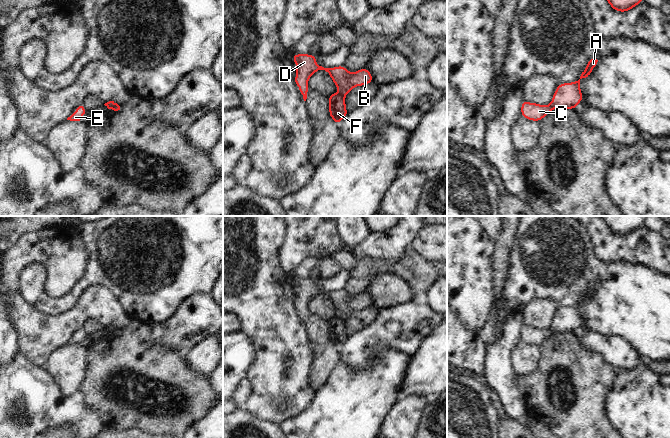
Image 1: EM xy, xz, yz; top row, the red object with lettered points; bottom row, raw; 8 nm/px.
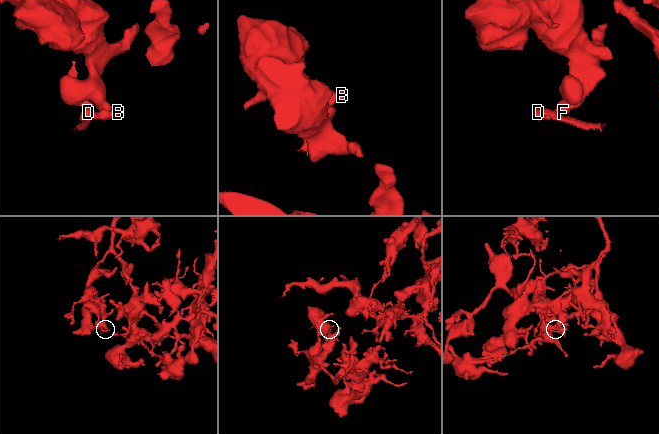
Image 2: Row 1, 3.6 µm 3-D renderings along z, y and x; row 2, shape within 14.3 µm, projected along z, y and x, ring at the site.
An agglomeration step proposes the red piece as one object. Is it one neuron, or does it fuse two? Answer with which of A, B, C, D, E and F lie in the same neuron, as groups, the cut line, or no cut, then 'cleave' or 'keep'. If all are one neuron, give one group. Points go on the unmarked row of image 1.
A F / B C D E | xz (335, 317), (344, 321) | cleave

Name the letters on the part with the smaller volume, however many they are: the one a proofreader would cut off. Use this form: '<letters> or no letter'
B, C, D, E

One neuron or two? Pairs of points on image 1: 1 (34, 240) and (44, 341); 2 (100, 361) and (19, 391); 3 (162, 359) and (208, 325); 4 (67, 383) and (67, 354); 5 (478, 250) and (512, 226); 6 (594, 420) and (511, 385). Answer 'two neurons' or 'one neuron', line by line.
1: one neuron
2: two neurons
3: two neurons
4: one neuron
5: two neurons
6: two neurons

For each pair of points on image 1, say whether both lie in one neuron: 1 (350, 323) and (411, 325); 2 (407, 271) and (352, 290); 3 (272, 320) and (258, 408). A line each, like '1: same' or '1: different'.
1: different
2: same
3: same

